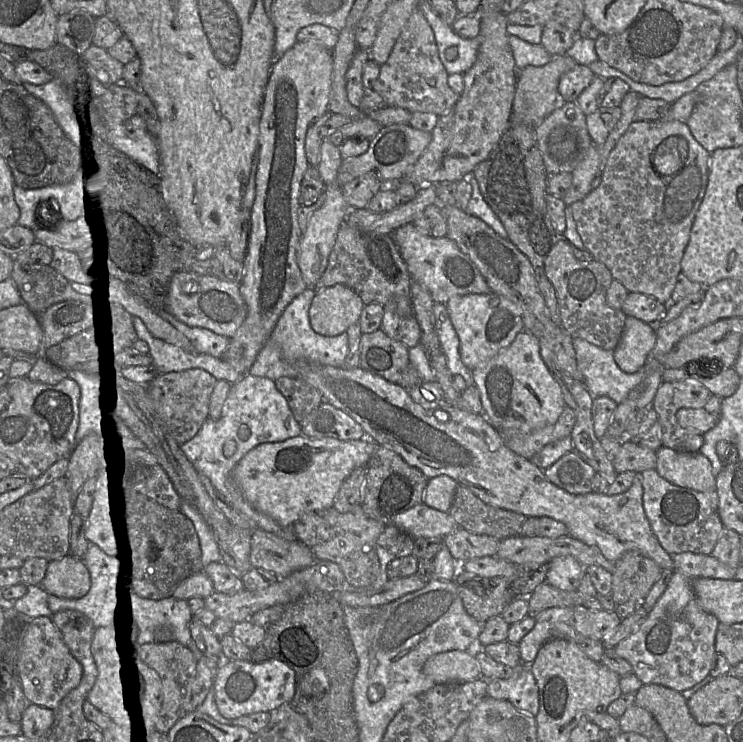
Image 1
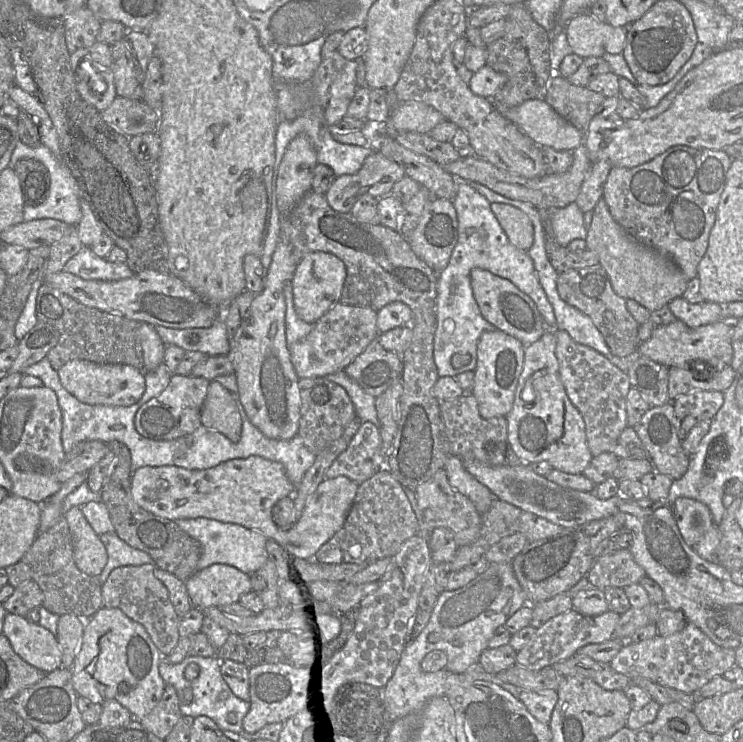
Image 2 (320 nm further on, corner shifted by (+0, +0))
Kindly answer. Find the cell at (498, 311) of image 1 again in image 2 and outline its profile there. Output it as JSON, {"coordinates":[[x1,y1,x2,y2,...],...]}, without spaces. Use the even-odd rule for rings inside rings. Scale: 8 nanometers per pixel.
{"coordinates":[[499,330,485,331,477,344,477,363,471,392,485,419,506,417,511,411,524,361,524,345,515,337]]}

